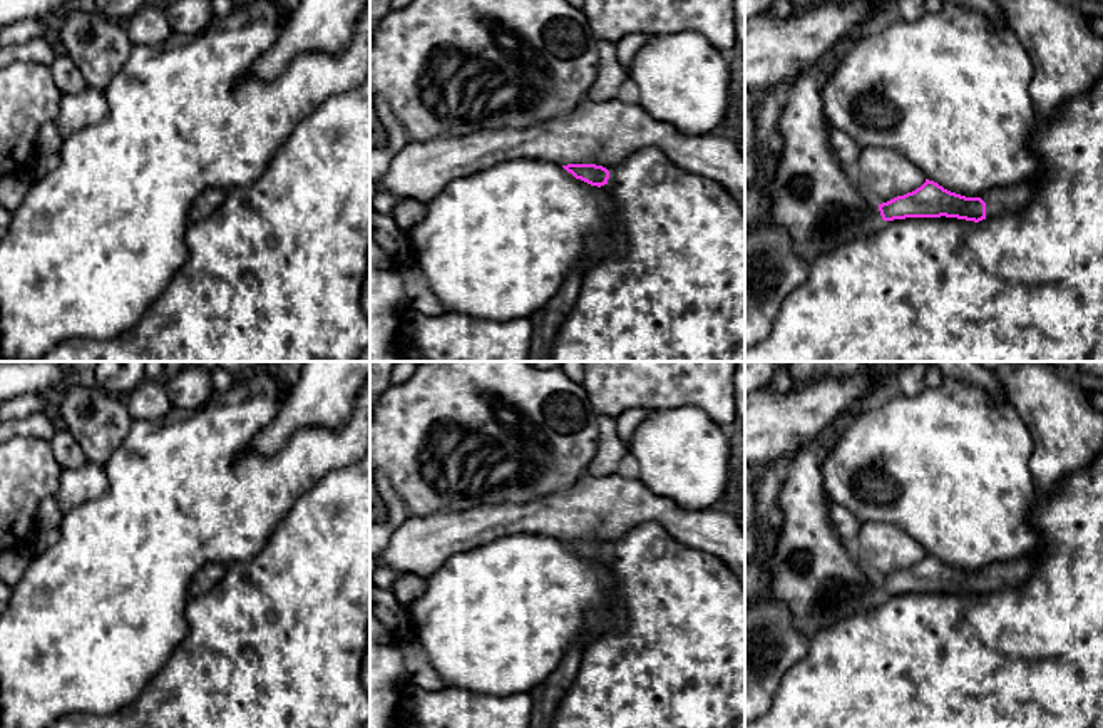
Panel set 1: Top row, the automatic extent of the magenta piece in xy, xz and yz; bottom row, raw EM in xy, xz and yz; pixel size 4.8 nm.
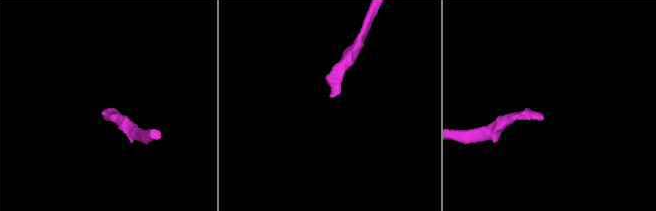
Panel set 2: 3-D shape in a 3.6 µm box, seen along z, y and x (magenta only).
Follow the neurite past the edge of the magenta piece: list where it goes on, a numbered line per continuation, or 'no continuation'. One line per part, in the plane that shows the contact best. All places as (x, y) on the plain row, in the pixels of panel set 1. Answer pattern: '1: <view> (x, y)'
1: yz (1016, 573)

